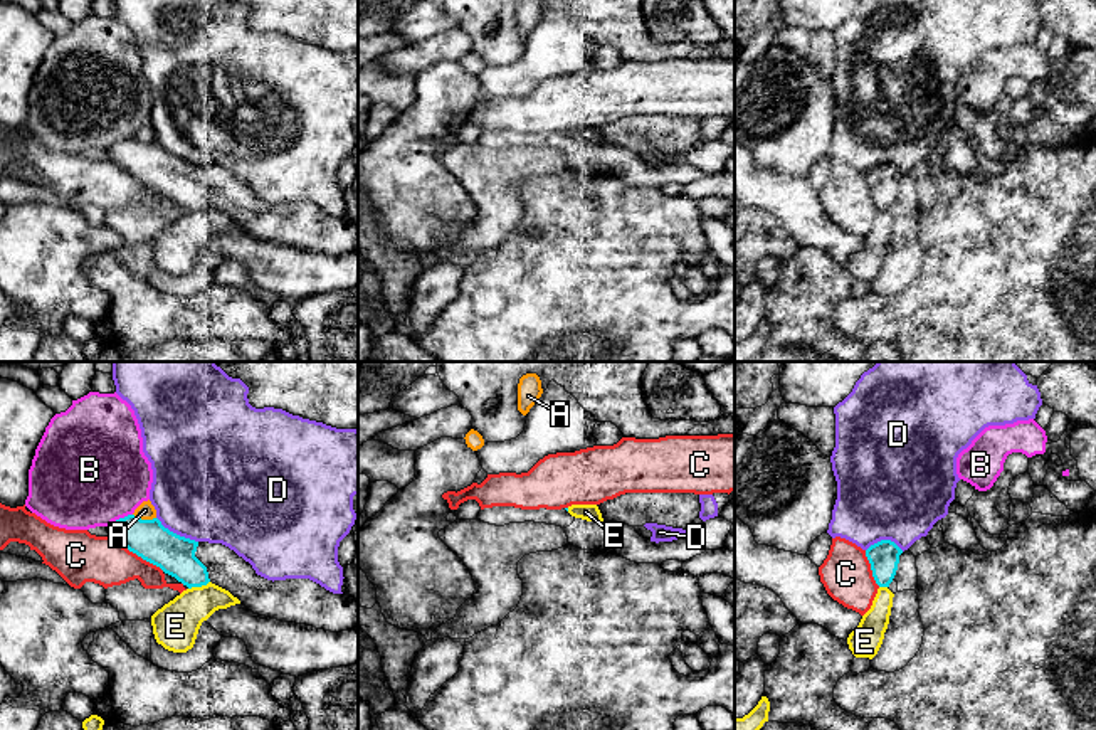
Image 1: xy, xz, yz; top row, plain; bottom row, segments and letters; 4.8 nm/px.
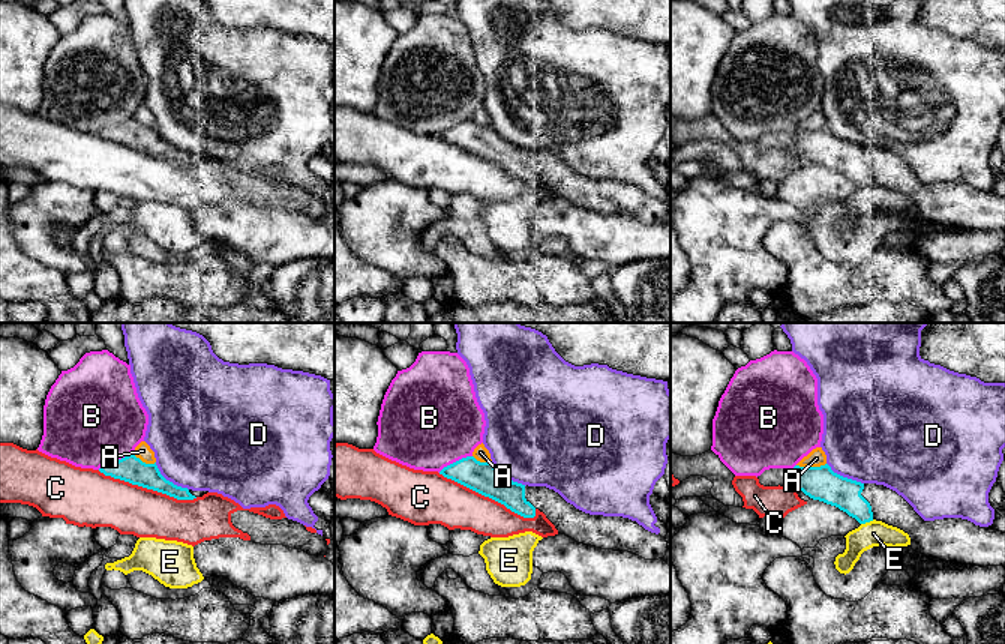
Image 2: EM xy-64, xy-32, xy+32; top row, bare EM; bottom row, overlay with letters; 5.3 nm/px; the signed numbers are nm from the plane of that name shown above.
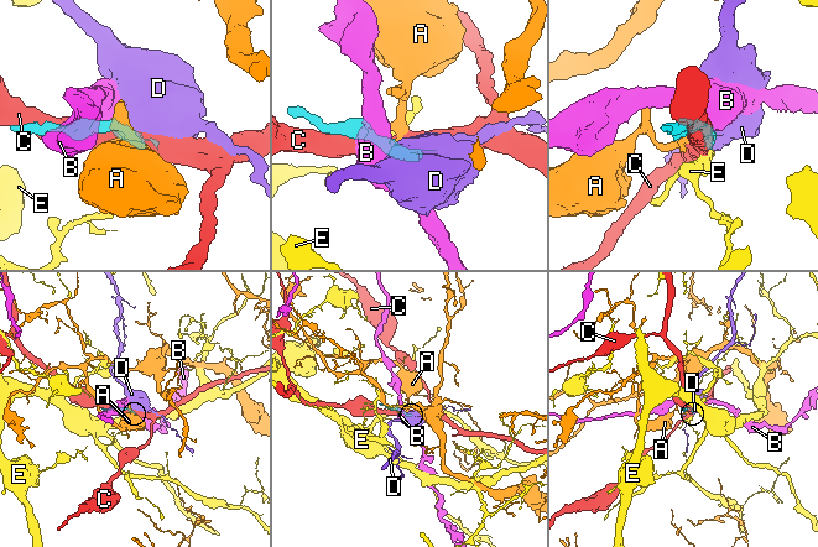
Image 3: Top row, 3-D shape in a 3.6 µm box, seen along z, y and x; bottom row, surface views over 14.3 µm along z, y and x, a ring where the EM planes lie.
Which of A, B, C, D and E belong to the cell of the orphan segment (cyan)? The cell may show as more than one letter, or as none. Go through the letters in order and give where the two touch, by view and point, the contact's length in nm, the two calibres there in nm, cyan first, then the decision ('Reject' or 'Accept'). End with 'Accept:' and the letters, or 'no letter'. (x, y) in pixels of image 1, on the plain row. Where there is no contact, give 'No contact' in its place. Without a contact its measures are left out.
A: Touches cyan at xy (145, 143). Shared border 110 nm. Thickness 190 nm (cyan) against 80 nm. Reject
B: Touches cyan at xy (120, 142). Shared border 140 nm. Thickness 190 nm (cyan) against 500 nm. Reject
C: Touches cyan at xy (138, 179). Shared border 300 nm. Thickness 190 nm (cyan) against 220 nm. Reject
D: Touches cyan at xy (175, 157). Shared border 240 nm. Thickness 190 nm (cyan) against 480 nm. Reject
E: Touches cyan at xy (199, 209). Shared border 110 nm. Thickness 190 nm (cyan) against 220 nm. Reject
Accept: no letter

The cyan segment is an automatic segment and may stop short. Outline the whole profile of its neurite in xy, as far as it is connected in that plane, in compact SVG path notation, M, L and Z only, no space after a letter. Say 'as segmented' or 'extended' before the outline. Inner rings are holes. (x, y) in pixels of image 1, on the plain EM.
extended; M128 138L113 145L108 156L188 212L212 205L254 237L331 256L351 254L358 247L355 220L333 217L309 202L267 204L229 170L180 160L158 141Z

